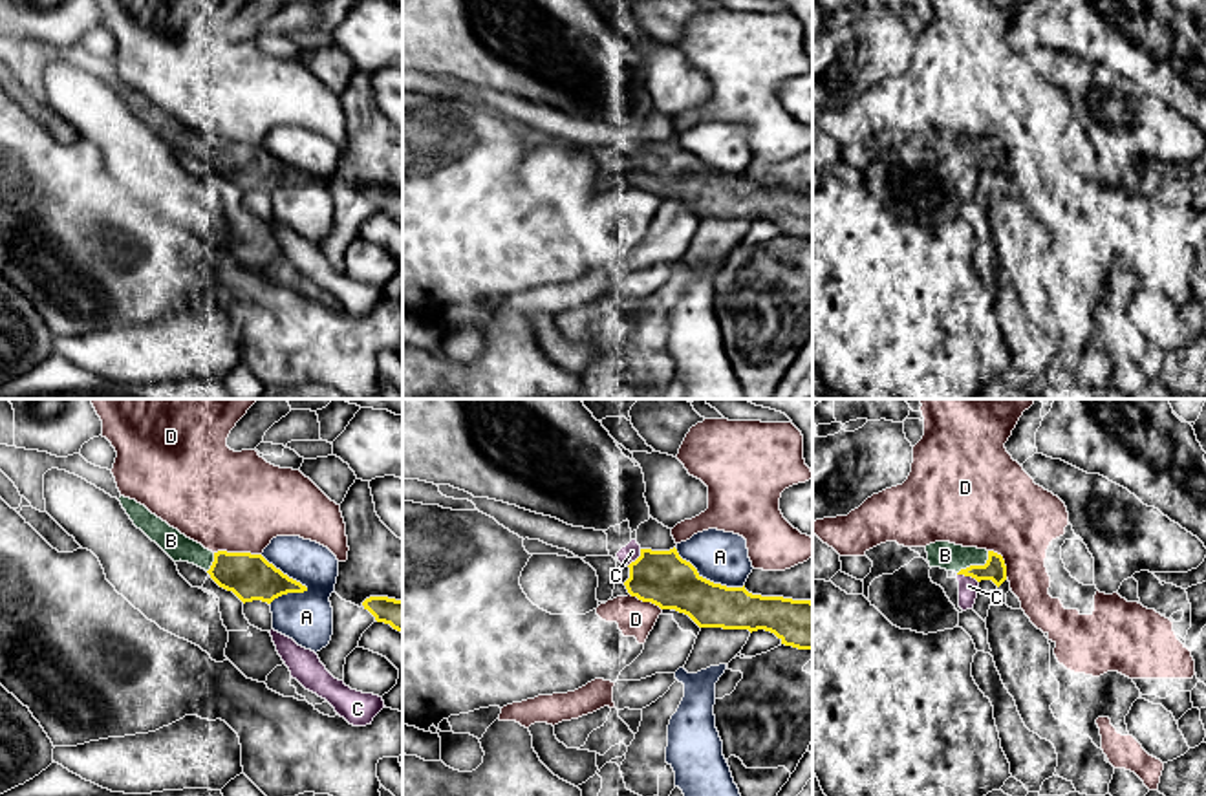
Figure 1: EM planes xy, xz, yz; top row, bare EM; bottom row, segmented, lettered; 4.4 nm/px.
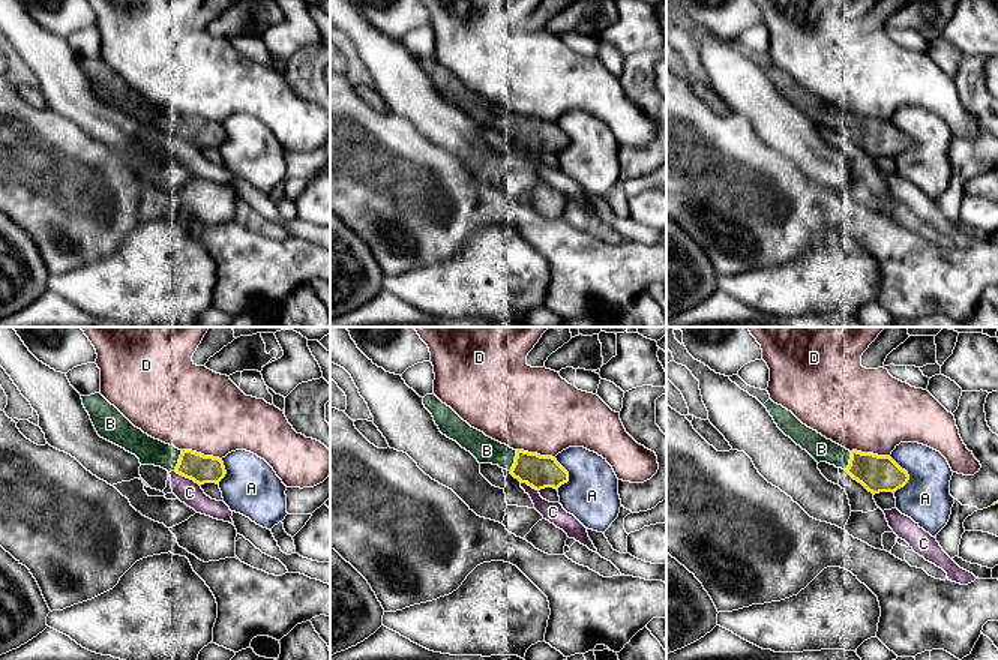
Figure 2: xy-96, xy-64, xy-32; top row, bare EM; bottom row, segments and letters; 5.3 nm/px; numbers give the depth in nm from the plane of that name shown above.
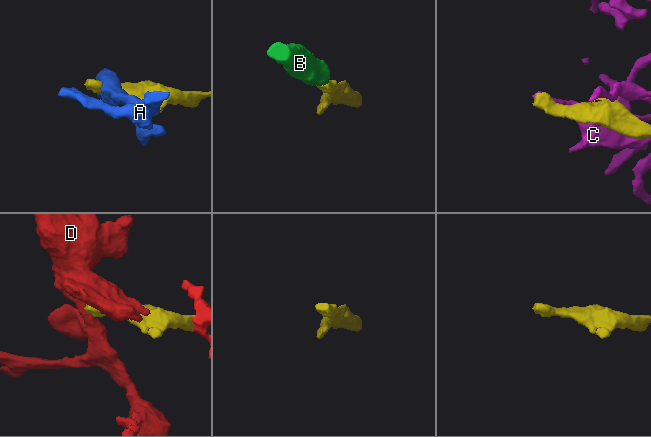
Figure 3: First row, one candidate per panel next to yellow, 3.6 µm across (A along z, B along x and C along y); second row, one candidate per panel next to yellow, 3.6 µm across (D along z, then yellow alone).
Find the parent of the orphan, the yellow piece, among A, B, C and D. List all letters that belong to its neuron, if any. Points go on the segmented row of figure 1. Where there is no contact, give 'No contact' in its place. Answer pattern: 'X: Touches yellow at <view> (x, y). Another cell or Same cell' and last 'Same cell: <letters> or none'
A: Touches yellow at xy (282, 573). Another cell
B: Touches yellow at yz (976, 566). Same cell
C: Touches yellow at yz (969, 575). Another cell
D: Touches yellow at xy (238, 553). Another cell
Same cell: B

